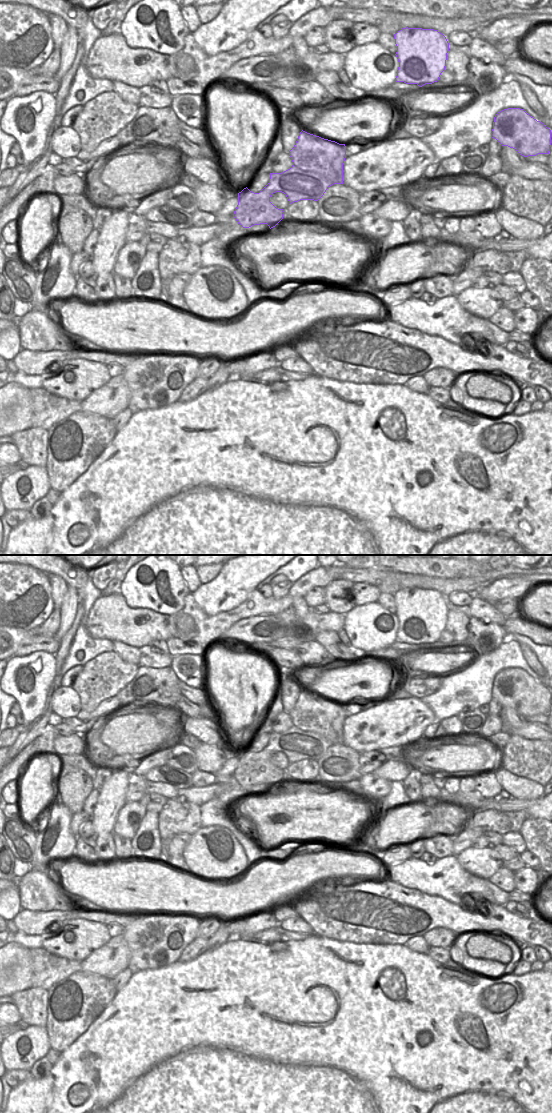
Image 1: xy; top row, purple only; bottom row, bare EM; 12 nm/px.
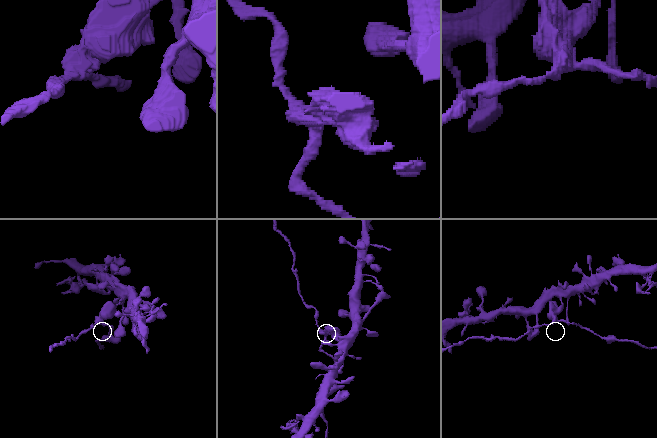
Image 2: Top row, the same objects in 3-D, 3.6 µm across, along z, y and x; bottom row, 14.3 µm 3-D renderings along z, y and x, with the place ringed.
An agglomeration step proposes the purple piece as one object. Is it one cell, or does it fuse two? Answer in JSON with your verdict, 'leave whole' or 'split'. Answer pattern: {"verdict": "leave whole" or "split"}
{"verdict": "split"}

